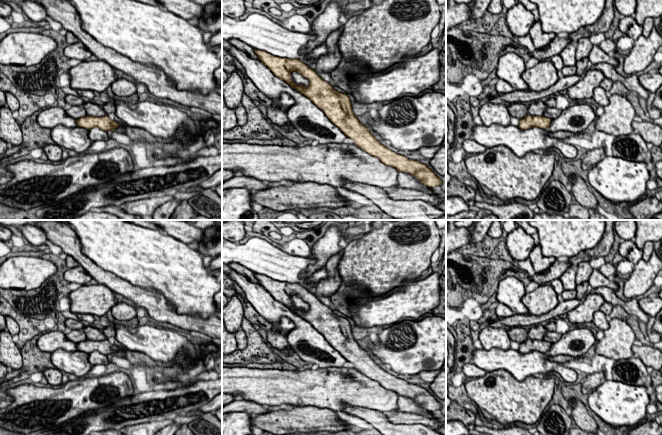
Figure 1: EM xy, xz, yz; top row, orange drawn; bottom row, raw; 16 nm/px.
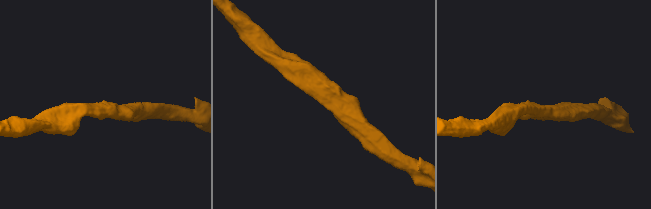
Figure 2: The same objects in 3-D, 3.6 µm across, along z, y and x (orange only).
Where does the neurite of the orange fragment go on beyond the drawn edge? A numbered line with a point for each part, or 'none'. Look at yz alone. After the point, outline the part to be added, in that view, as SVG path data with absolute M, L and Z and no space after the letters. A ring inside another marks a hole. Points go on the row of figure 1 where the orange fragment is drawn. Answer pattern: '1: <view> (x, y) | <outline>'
1: yz (551, 112) | M547 107L543 116L549 119L555 119L561 114L562 110L556 107Z

